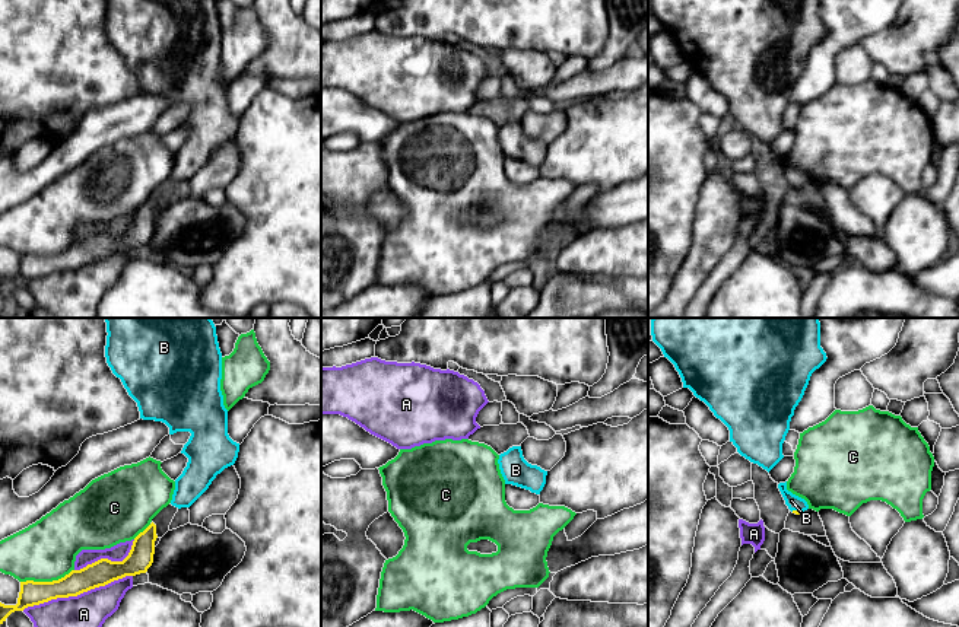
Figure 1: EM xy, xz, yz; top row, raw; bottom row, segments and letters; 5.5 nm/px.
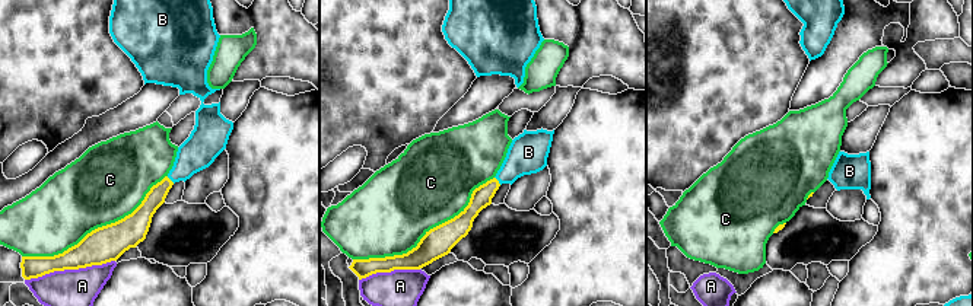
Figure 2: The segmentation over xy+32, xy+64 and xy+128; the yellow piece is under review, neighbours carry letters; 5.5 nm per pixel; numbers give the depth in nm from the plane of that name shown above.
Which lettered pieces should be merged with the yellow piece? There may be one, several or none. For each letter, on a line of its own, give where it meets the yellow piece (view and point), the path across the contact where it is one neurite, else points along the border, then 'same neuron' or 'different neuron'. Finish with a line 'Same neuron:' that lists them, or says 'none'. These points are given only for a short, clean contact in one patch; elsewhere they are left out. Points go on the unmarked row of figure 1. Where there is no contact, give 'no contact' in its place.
A: meets yellow in xy at (76, 269); different neuron
B: meets yellow in yz at (796, 184); runs through yz (796, 185), (796, 184), (791, 174); same neuron
C: meets yellow in xy at (47, 255); different neuron
Same neuron: B

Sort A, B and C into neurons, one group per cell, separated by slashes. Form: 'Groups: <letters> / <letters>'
Groups: A / B / C

